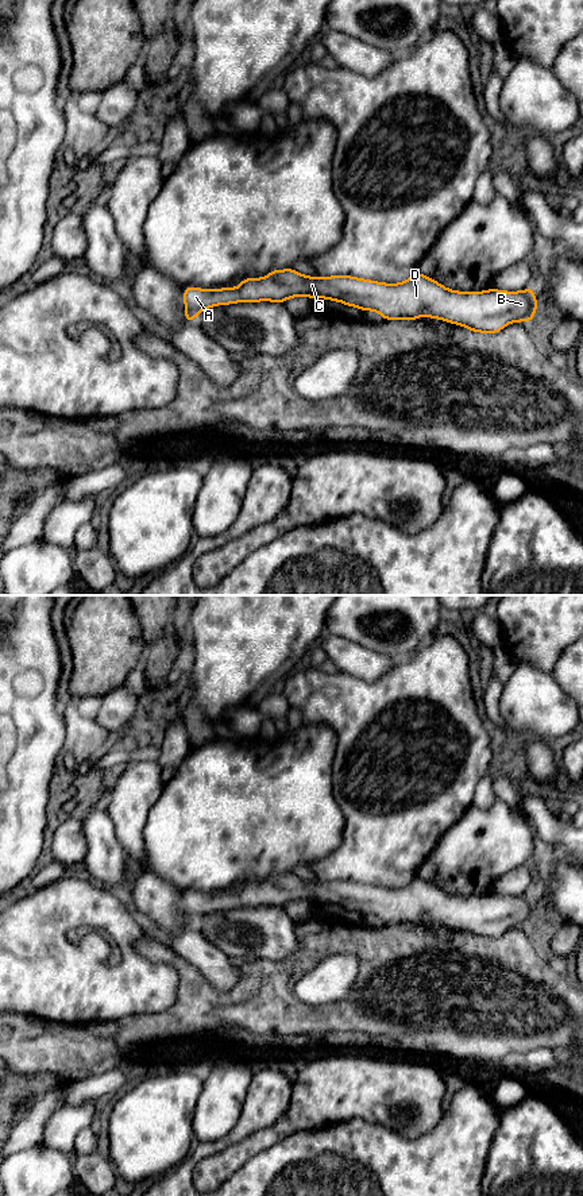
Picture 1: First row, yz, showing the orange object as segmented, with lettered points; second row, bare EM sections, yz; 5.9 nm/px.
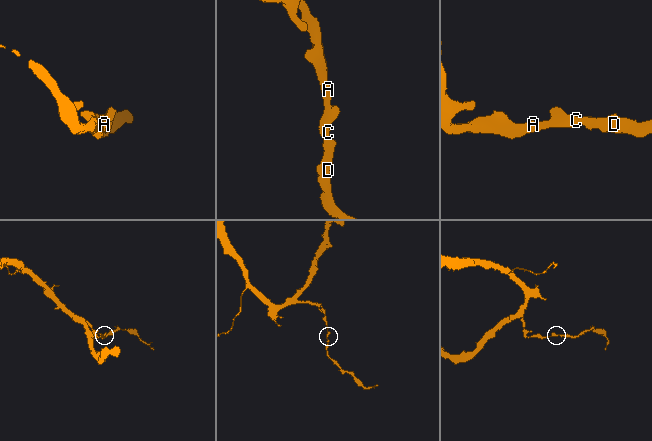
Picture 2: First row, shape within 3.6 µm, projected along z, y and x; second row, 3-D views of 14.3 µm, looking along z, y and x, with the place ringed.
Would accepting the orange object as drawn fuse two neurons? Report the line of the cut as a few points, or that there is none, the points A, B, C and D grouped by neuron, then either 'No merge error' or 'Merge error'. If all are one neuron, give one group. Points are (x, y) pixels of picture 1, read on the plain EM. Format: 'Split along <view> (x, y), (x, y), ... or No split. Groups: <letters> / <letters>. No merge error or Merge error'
No split. Groups: A B C D. No merge error

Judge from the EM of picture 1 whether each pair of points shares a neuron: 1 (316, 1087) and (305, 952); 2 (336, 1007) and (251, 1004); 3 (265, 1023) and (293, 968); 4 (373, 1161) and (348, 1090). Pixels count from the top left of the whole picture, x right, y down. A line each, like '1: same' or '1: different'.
1: different
2: same
3: same
4: different

